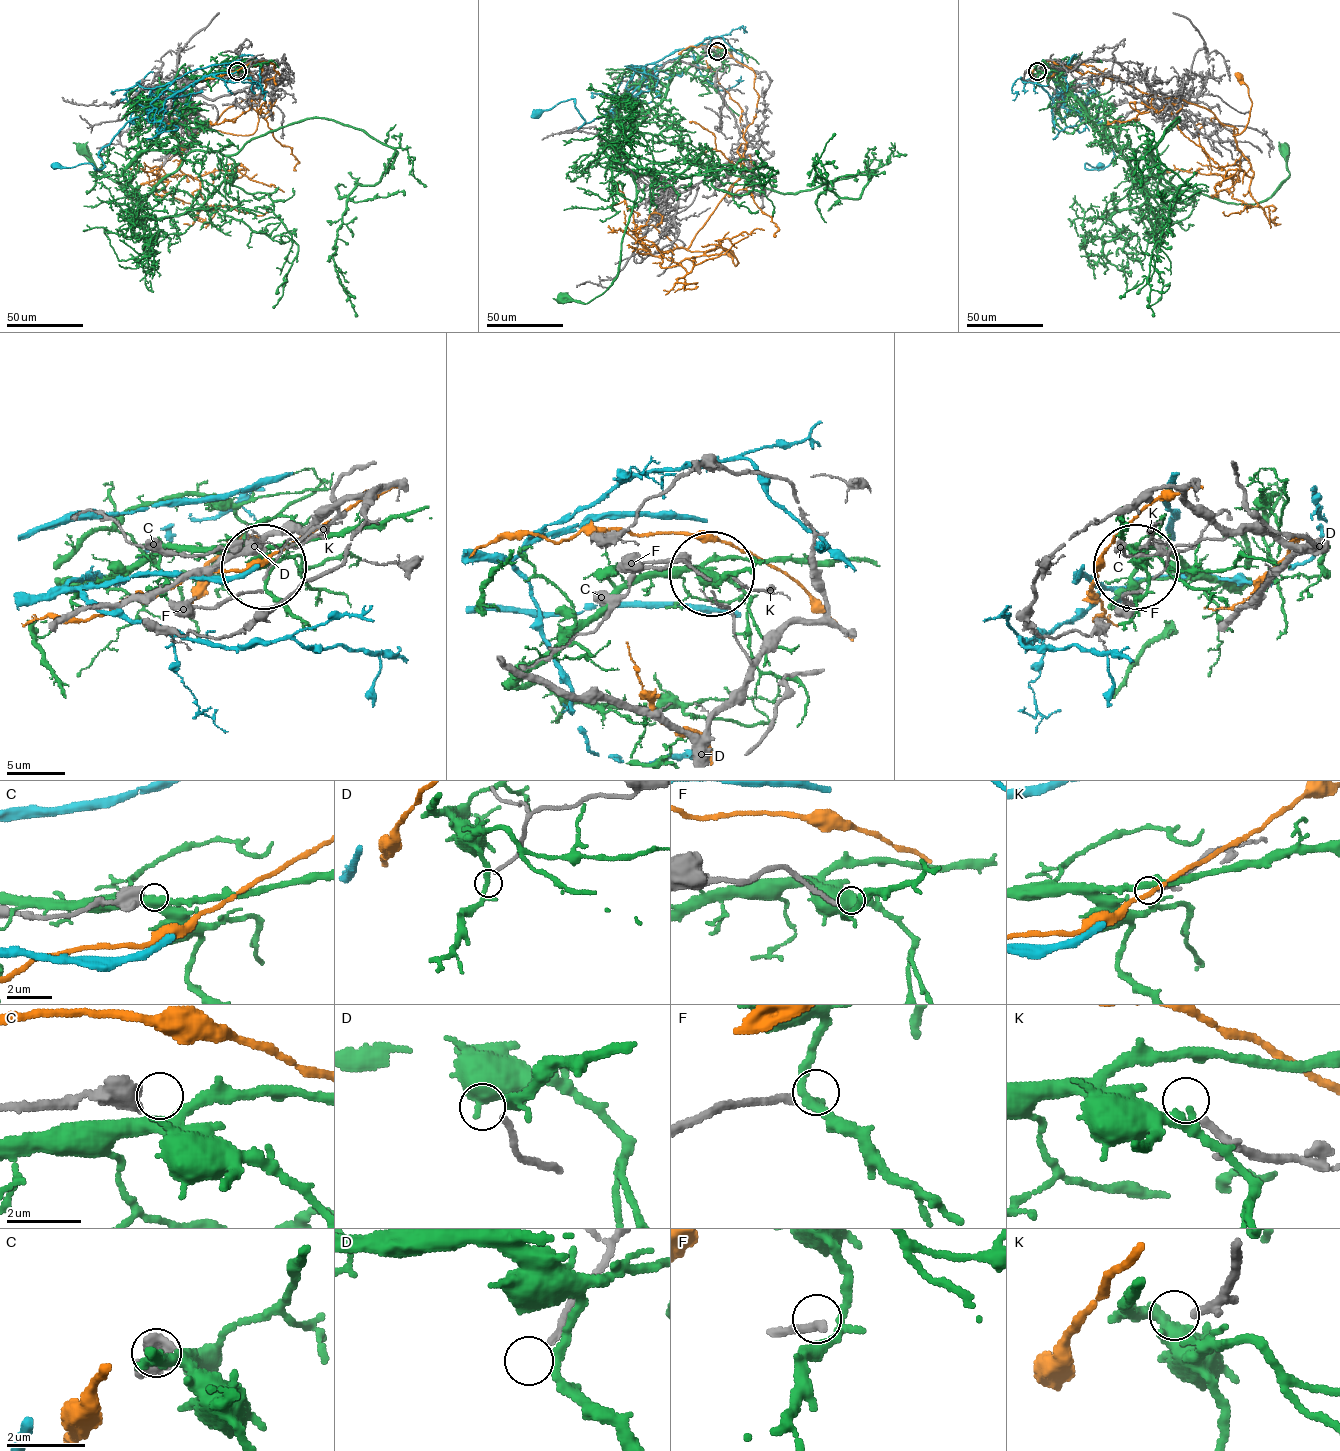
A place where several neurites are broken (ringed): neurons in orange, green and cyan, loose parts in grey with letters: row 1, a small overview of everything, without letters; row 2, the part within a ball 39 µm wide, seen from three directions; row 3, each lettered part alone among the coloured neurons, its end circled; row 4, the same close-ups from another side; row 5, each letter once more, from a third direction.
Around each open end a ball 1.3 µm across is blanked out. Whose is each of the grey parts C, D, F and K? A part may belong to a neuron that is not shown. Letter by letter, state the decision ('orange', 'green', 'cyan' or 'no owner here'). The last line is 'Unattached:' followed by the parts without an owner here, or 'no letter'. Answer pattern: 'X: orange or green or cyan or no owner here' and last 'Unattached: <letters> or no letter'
C: no owner here
D: no owner here
F: no owner here
K: no owner here
Unattached: C, D, F, K

